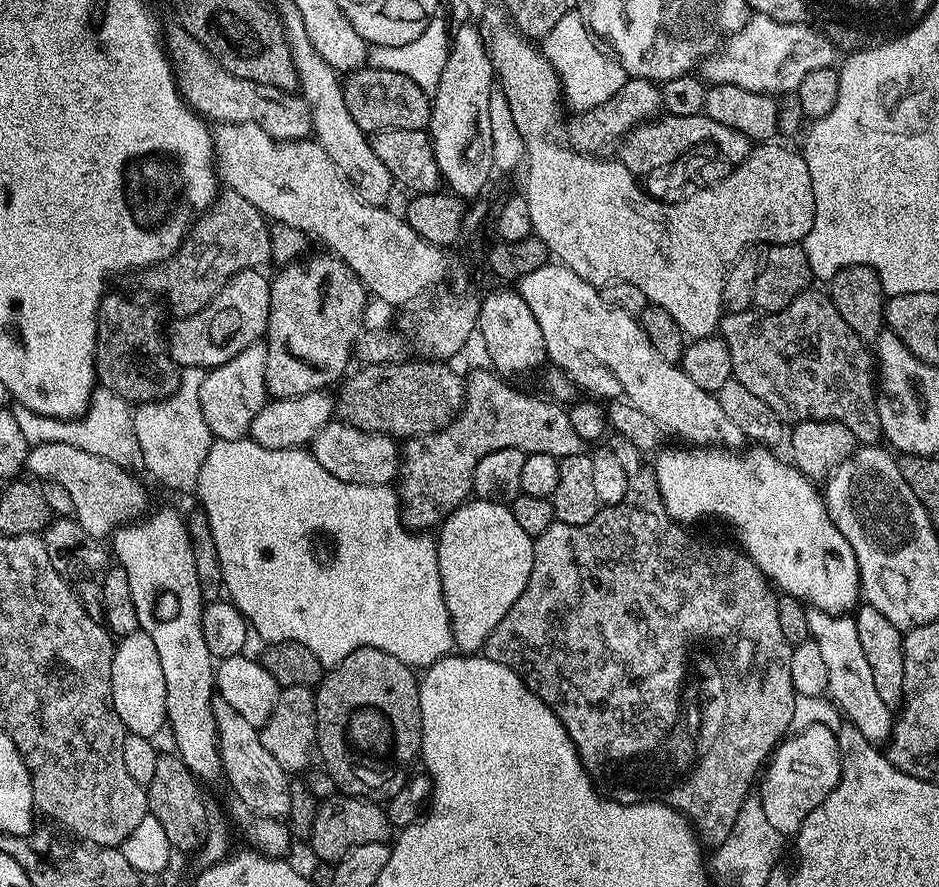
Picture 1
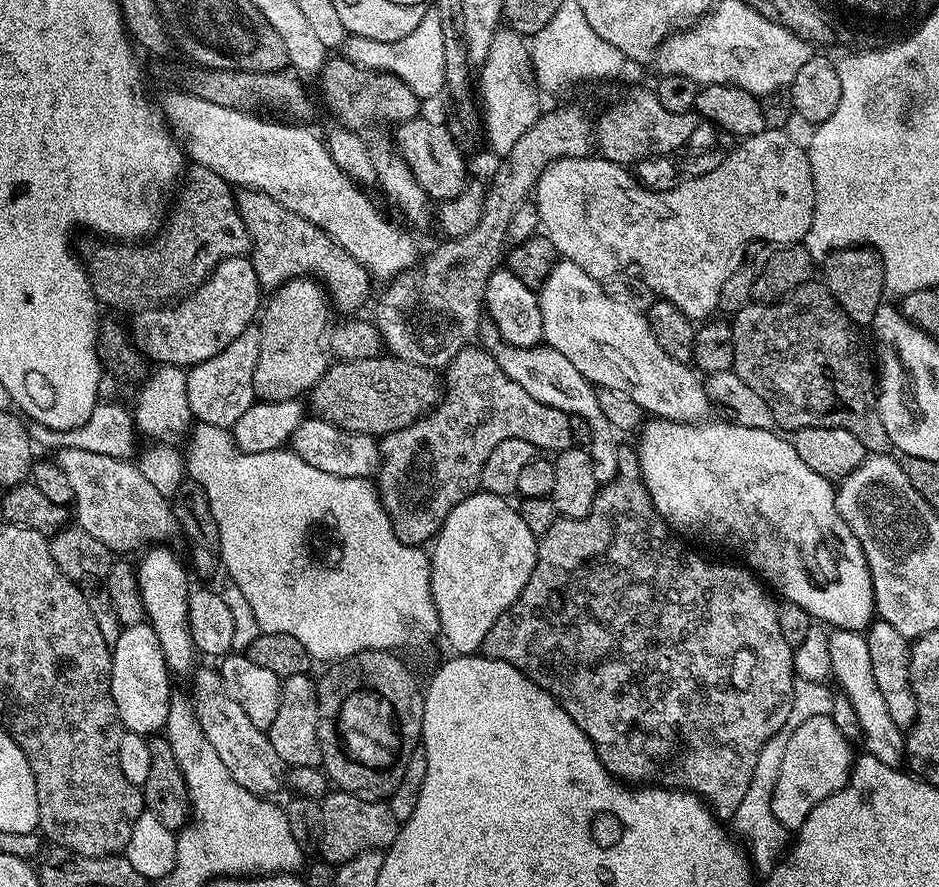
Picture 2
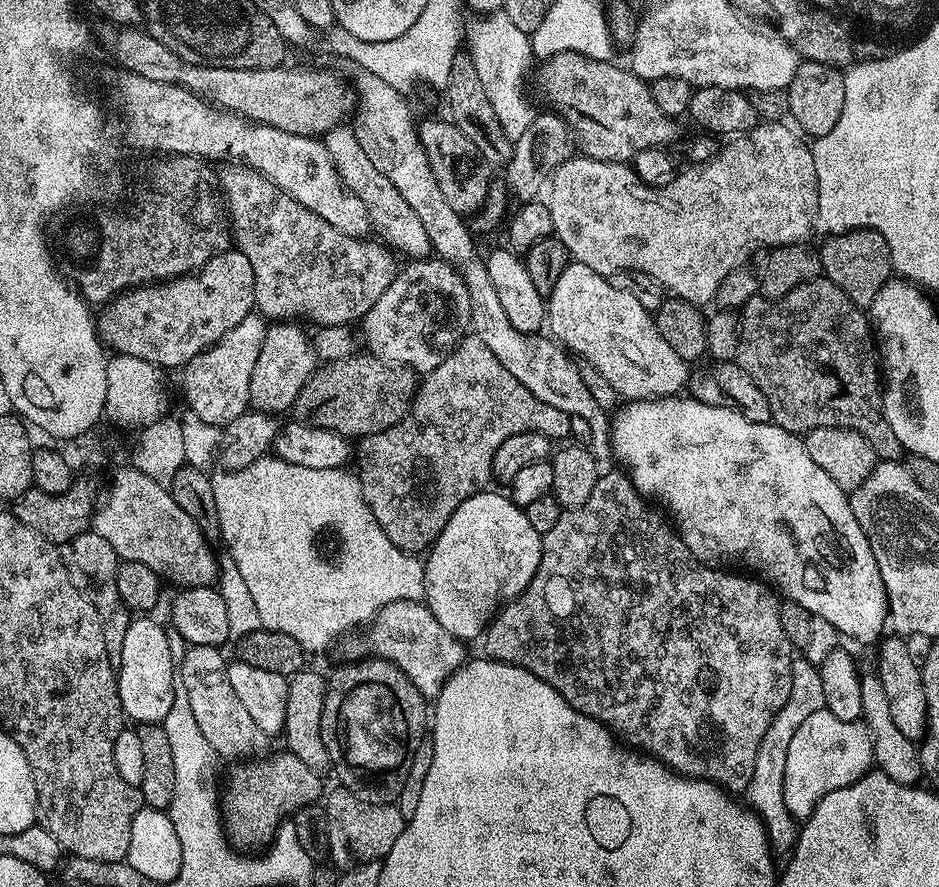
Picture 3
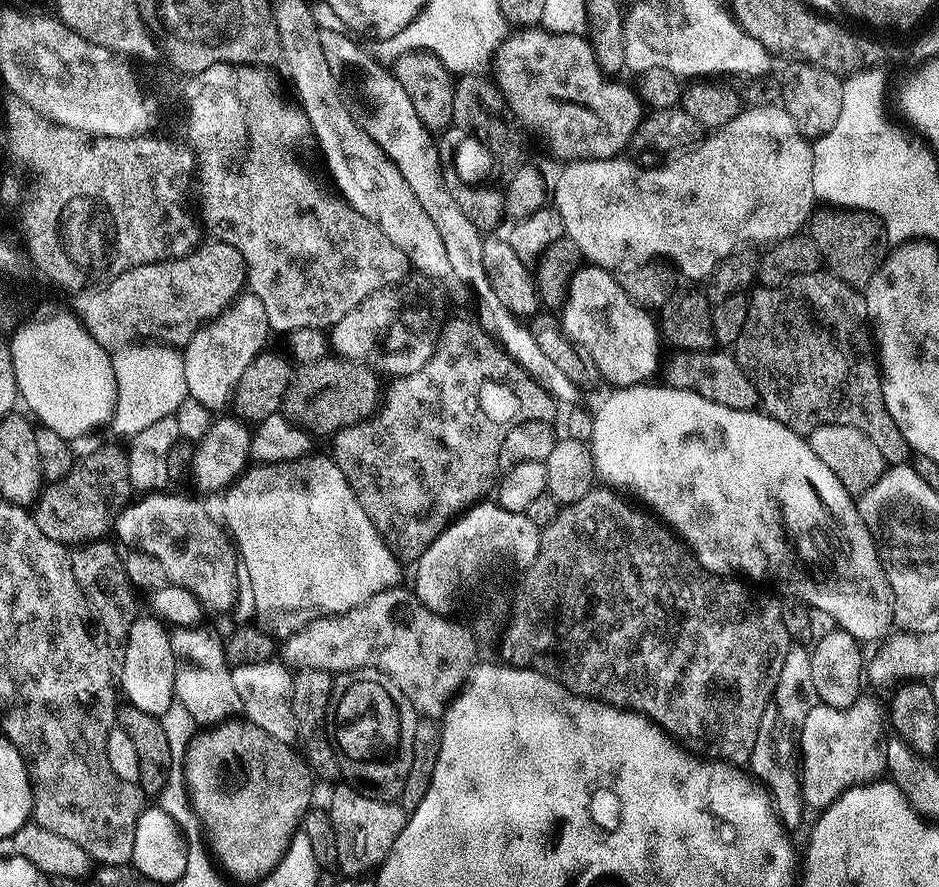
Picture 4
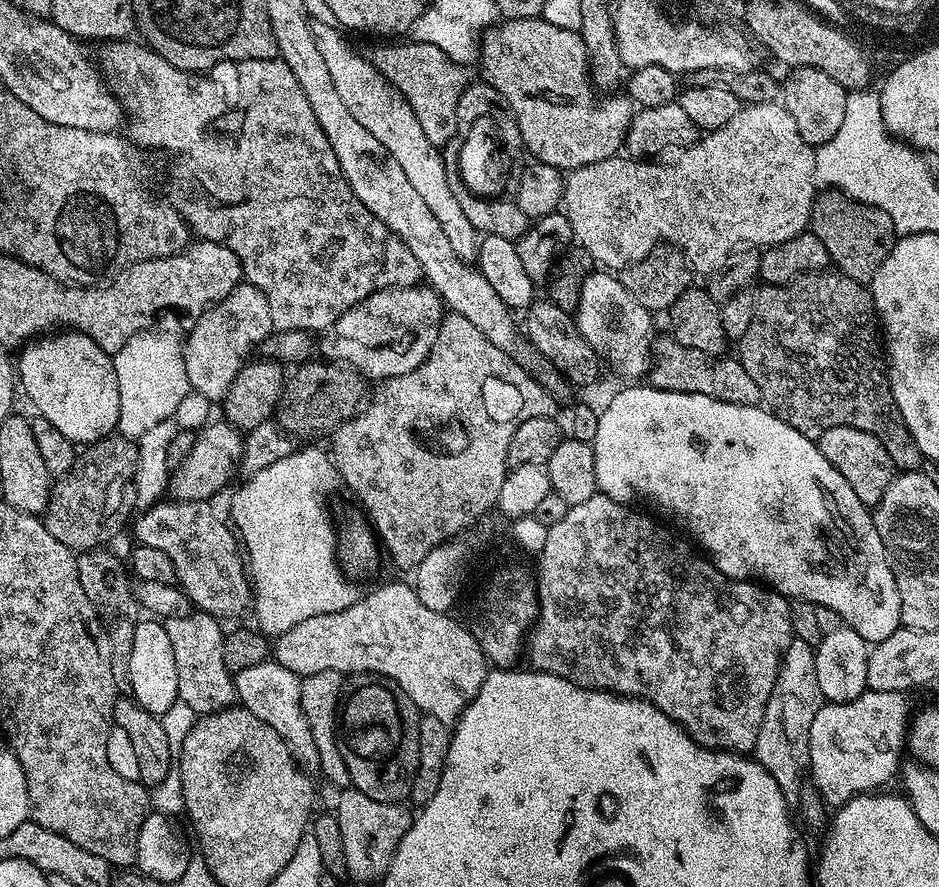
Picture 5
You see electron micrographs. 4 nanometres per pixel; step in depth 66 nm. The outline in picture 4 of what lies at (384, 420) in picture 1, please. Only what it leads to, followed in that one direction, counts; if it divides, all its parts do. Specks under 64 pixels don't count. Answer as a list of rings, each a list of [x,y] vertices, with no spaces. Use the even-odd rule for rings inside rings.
[[[325,356],[309,364],[301,365],[293,375],[291,386],[284,396],[284,407],[282,414],[292,424],[306,429],[313,435],[326,434],[335,435],[343,428],[358,424],[367,420],[379,407],[382,398],[382,384],[378,382],[379,375],[375,369],[367,364],[360,364],[356,361],[346,360],[343,357]]]

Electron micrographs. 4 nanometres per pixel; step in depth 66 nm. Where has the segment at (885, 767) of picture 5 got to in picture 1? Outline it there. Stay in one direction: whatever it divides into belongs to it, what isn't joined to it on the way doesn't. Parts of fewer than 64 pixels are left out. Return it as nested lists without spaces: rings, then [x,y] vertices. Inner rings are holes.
[[[826,726],[799,729],[777,745],[759,783],[758,799],[766,818],[785,836],[799,832],[811,810],[821,804],[840,781],[841,762],[835,731]]]

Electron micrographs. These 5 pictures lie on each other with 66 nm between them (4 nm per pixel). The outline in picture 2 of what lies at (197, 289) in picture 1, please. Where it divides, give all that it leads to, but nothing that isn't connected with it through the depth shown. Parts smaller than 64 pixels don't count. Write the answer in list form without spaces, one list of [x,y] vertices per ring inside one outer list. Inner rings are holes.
[[[199,166],[193,169],[193,172],[191,169],[187,173],[186,183],[179,189],[180,197],[177,200],[175,197],[174,211],[167,217],[166,227],[153,239],[157,239],[153,244],[108,242],[101,252],[93,254],[92,264],[87,265],[88,278],[92,282],[92,293],[101,305],[109,304],[112,308],[137,307],[136,309],[141,306],[167,305],[197,291],[221,260],[231,256],[249,255],[252,236],[248,232],[246,216],[240,213],[240,208],[236,205],[237,193],[233,185],[227,184],[222,177],[214,174],[214,170]]]

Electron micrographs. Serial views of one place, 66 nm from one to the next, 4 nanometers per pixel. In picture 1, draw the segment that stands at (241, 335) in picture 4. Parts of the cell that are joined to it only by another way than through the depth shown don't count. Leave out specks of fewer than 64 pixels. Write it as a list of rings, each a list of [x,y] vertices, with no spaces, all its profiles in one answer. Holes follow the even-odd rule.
[[[267,343],[251,344],[222,366],[205,375],[200,388],[201,410],[206,425],[217,440],[243,440],[251,433],[254,418],[268,403],[266,386]]]

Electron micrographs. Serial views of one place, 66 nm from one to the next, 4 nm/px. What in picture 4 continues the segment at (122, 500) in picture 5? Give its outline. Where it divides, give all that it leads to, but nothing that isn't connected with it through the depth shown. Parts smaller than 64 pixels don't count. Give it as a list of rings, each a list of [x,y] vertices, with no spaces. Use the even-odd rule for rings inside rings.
[[[104,446],[84,460],[79,459],[66,478],[49,483],[41,491],[34,506],[33,520],[42,534],[67,548],[103,539],[111,529],[113,516],[129,503],[130,486],[132,490],[127,451],[123,447]]]

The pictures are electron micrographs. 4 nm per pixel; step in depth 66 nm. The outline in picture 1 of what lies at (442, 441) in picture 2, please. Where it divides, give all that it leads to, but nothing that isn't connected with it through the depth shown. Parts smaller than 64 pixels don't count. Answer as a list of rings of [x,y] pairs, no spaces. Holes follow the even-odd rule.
[[[495,371],[476,372],[472,377],[467,377],[467,392],[464,398],[464,406],[460,411],[460,415],[440,432],[426,433],[425,436],[414,436],[411,439],[405,439],[400,448],[400,471],[394,481],[394,487],[397,496],[400,498],[400,517],[404,520],[404,527],[409,530],[436,530],[443,524],[445,518],[448,517],[456,508],[465,503],[473,495],[472,483],[474,482],[474,466],[478,466],[478,462],[482,462],[482,458],[486,458],[486,454],[494,454],[494,450],[506,450],[513,448],[514,450],[522,450],[525,454],[533,452],[534,454],[550,454],[557,458],[578,455],[582,452],[582,441],[578,438],[578,433],[574,431],[574,426],[570,426],[570,418],[568,417],[568,408],[561,406],[559,403],[553,402],[551,399],[538,400],[532,396],[526,396],[519,392],[516,388],[511,388],[509,381],[505,377],[497,374]]]

